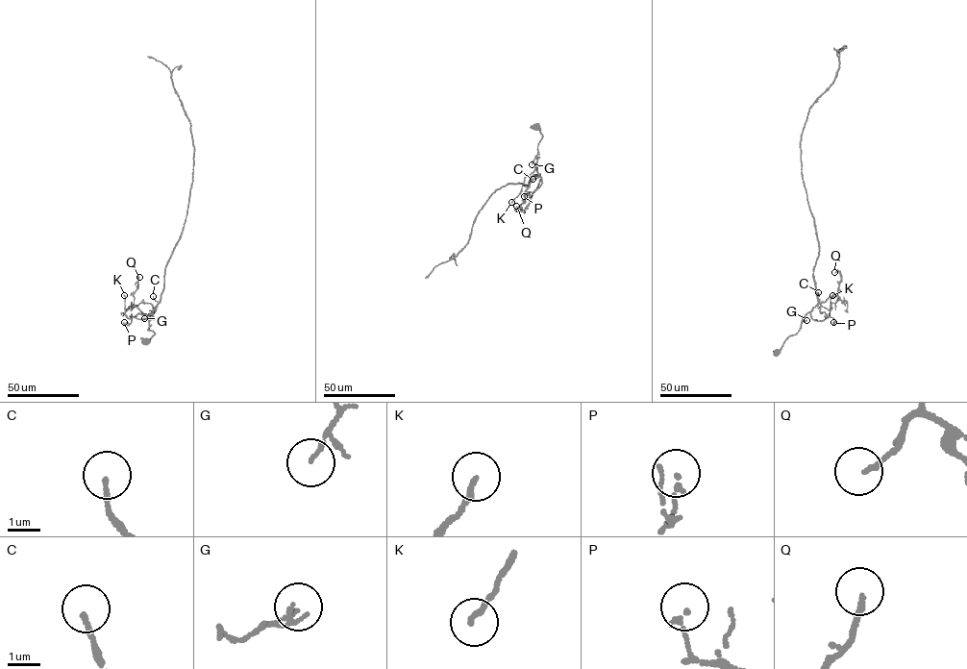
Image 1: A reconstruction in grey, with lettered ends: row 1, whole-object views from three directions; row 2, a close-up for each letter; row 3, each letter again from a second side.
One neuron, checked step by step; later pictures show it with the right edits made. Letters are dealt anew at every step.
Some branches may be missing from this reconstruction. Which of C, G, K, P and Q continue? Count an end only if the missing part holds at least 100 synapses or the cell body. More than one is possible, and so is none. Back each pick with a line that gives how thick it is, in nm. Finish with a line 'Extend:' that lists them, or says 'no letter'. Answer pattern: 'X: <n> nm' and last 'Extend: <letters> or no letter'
Extend: no letter

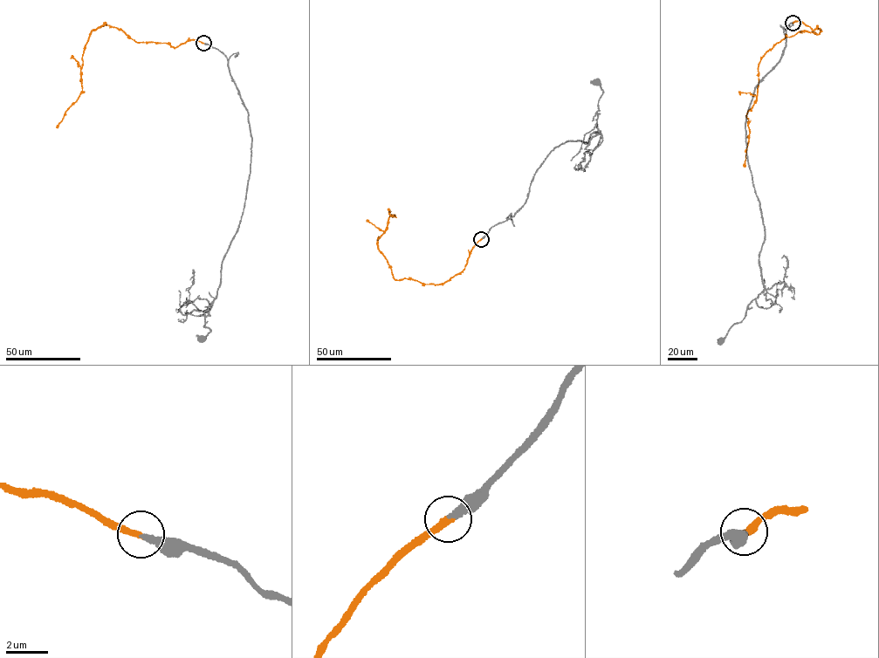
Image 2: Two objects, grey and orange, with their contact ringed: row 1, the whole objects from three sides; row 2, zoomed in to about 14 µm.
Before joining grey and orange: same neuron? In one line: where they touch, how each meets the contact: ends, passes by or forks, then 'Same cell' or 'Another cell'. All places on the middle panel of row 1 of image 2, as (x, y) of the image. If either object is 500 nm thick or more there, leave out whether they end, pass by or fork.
Place: (481, 239). At the ring grey ends. At the ring orange ends. Same cell

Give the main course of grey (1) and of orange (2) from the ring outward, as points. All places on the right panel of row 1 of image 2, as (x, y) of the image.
1: (793, 23), (786, 27), (780, 59), (755, 88), (745, 124), (765, 236), (759, 256), (764, 289), (721, 341)
2: (793, 23), (820, 32), (786, 37), (761, 58), (756, 101), (746, 114), (745, 167)

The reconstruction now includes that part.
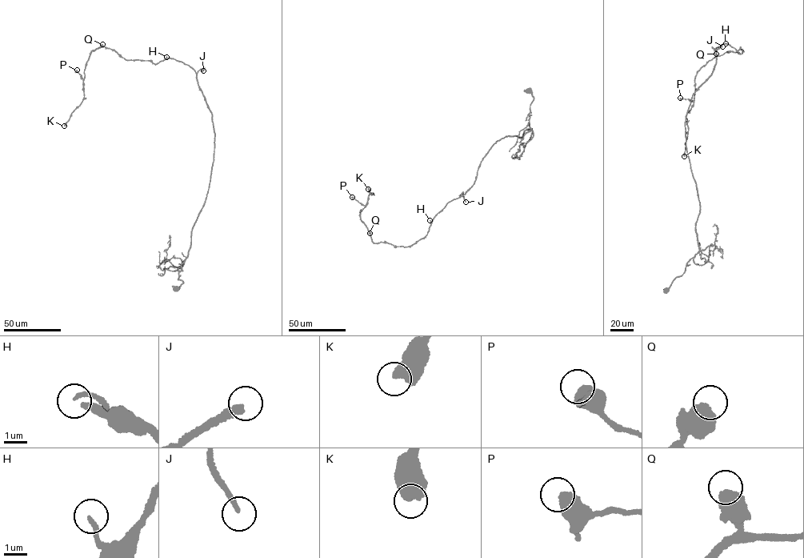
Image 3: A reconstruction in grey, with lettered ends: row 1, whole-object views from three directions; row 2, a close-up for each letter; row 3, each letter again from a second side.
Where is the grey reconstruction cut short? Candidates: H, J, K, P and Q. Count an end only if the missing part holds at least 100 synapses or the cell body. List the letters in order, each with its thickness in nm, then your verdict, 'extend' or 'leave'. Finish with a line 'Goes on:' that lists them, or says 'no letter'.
H: 180 nm thick; leave
J: 240 nm thick; extend
K: 600 nm thick; leave
P: 600 nm thick; leave
Q: 650 nm thick; leave
Goes on: J

